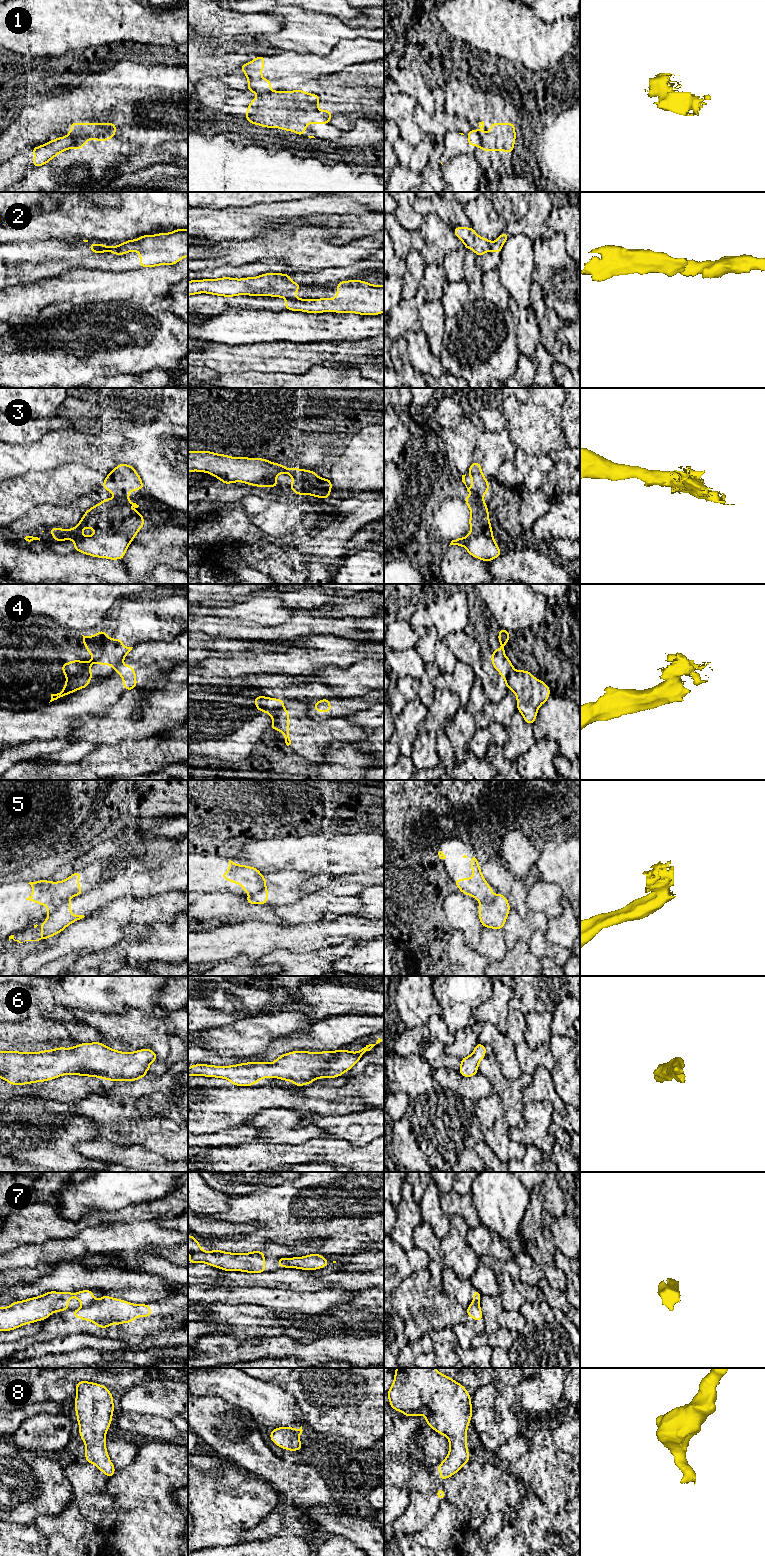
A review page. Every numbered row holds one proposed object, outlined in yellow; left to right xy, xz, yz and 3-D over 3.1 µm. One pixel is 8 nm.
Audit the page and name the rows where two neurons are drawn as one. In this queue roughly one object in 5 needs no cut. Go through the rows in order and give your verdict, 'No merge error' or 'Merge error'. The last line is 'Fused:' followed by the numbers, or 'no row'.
1: Merge error
2: Merge error
3: No merge error
4: Merge error
5: Merge error
6: No merge error
7: Merge error
8: No merge error
Fused: 1, 2, 4, 5, 7

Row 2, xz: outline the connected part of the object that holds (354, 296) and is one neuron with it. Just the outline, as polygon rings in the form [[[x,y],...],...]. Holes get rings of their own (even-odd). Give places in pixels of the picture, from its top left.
[[[357,279],[340,281],[333,299],[287,299],[285,309],[314,314],[337,312],[379,315],[384,312],[384,285],[372,285]]]

